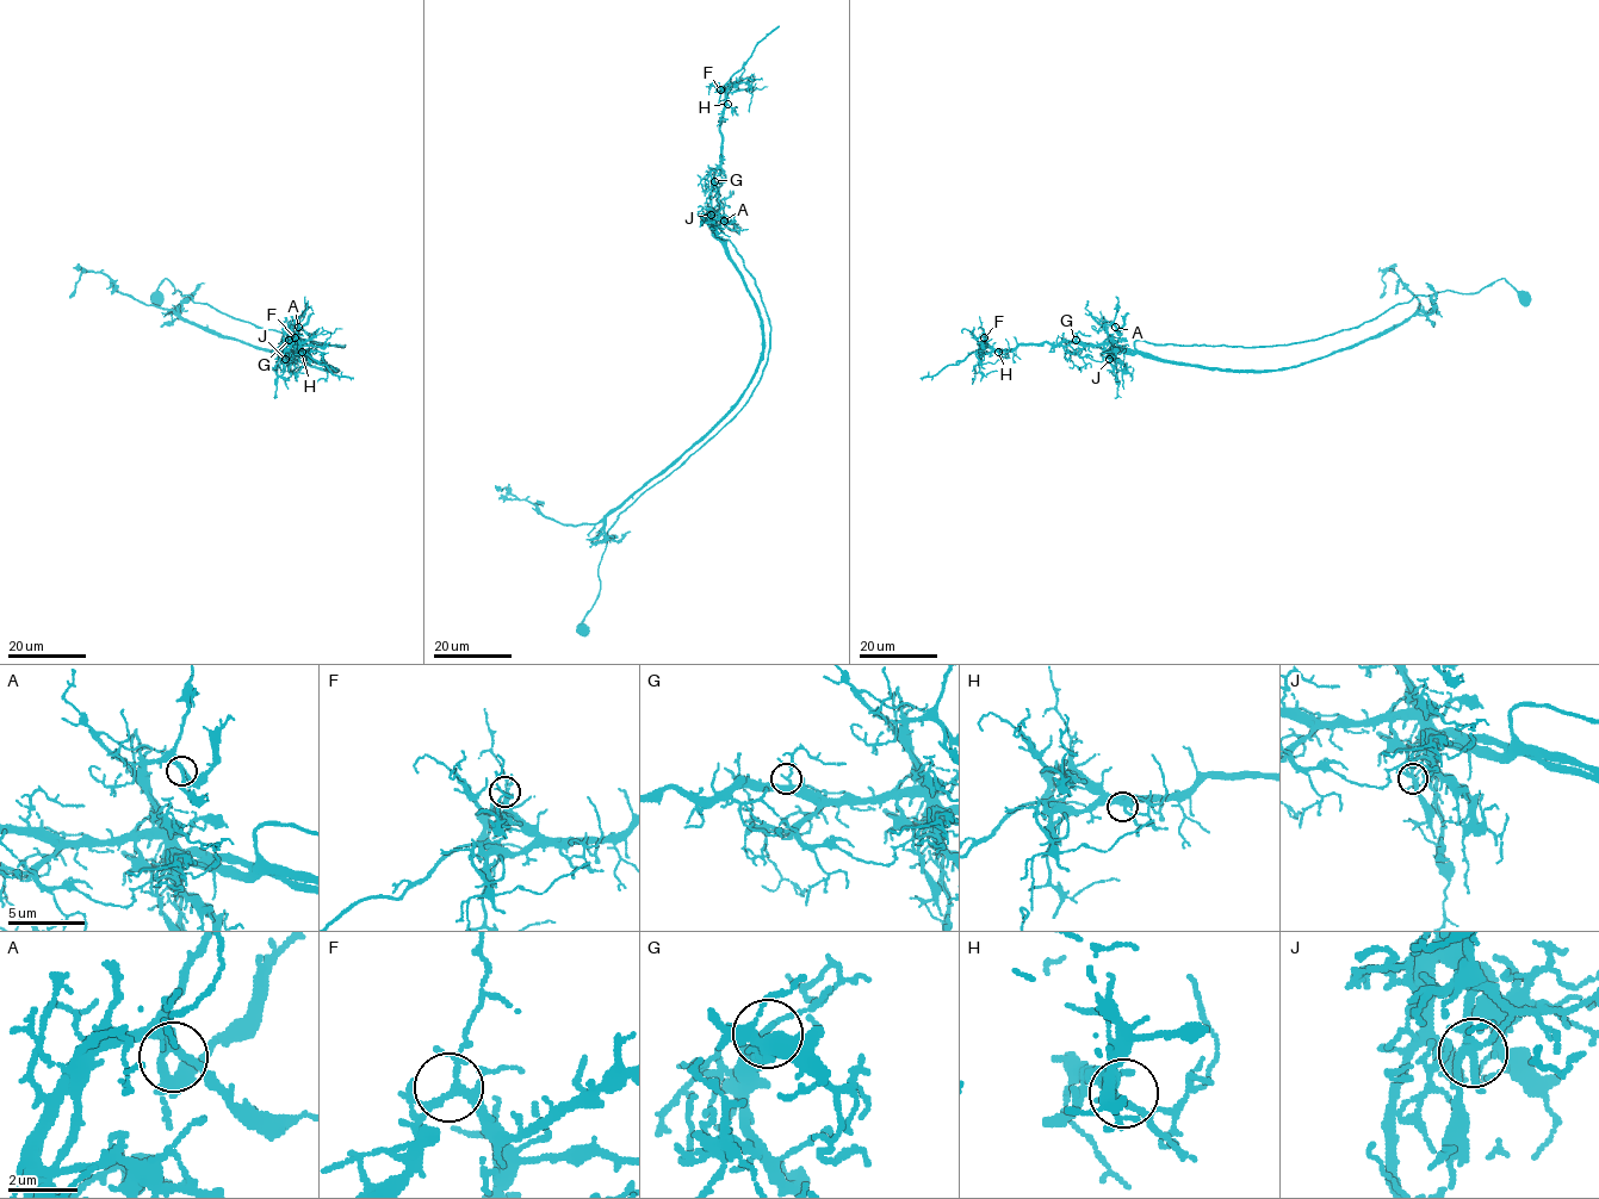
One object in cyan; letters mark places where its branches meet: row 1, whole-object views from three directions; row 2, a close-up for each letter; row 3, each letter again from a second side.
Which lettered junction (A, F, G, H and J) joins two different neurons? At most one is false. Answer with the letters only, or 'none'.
J

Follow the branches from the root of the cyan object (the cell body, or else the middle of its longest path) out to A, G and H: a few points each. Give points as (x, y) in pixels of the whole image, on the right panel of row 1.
A: (1523, 297), (1504, 279), (1415, 296), (1353, 328), (1270, 346), (1136, 340), (1119, 350), (1107, 331), (1115, 327)
G: (1523, 297), (1504, 279), (1475, 292), (1415, 296), (1353, 328), (1270, 346), (1136, 340), (1130, 350), (1076, 340)
H: (1523, 297), (1504, 279), (1415, 296), (1290, 345), (1136, 340), (1130, 350), (1060, 341), (998, 352)

